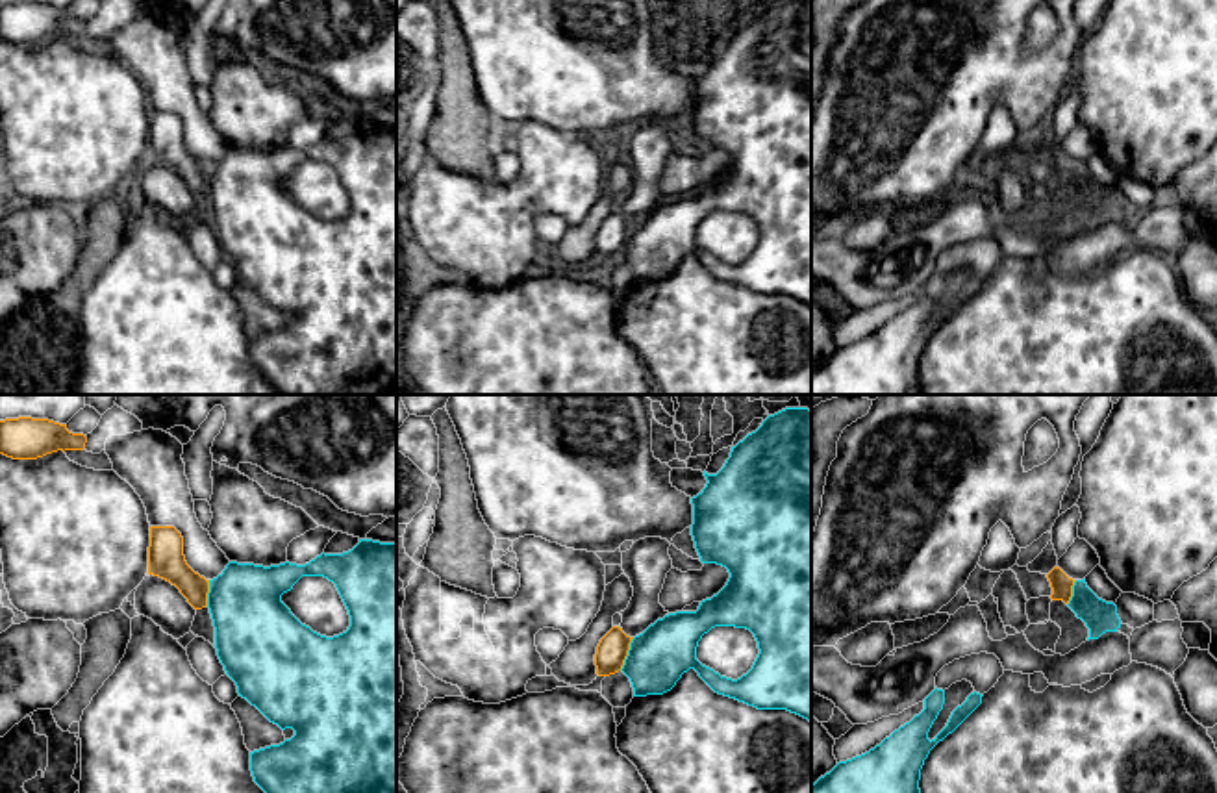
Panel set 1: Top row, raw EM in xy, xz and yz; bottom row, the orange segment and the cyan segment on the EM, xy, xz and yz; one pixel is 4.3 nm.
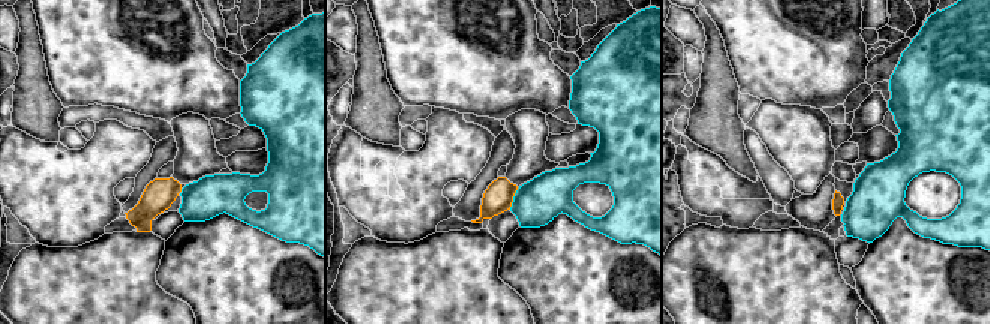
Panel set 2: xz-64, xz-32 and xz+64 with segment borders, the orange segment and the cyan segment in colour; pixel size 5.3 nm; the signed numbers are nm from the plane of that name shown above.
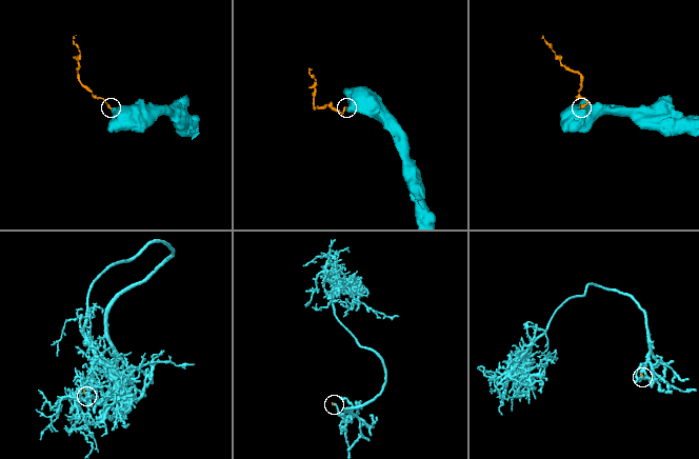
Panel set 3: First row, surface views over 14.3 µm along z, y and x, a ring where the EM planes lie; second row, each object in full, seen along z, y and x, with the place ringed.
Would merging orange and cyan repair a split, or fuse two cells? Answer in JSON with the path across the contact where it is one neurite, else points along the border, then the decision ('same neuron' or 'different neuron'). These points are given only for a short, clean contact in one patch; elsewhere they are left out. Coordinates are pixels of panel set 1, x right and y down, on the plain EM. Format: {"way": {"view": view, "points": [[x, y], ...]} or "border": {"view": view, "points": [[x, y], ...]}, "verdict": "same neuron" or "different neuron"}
{"border": {"view": "xz", "points": [[634, 223], [619, 254]]}, "verdict": "different neuron"}

